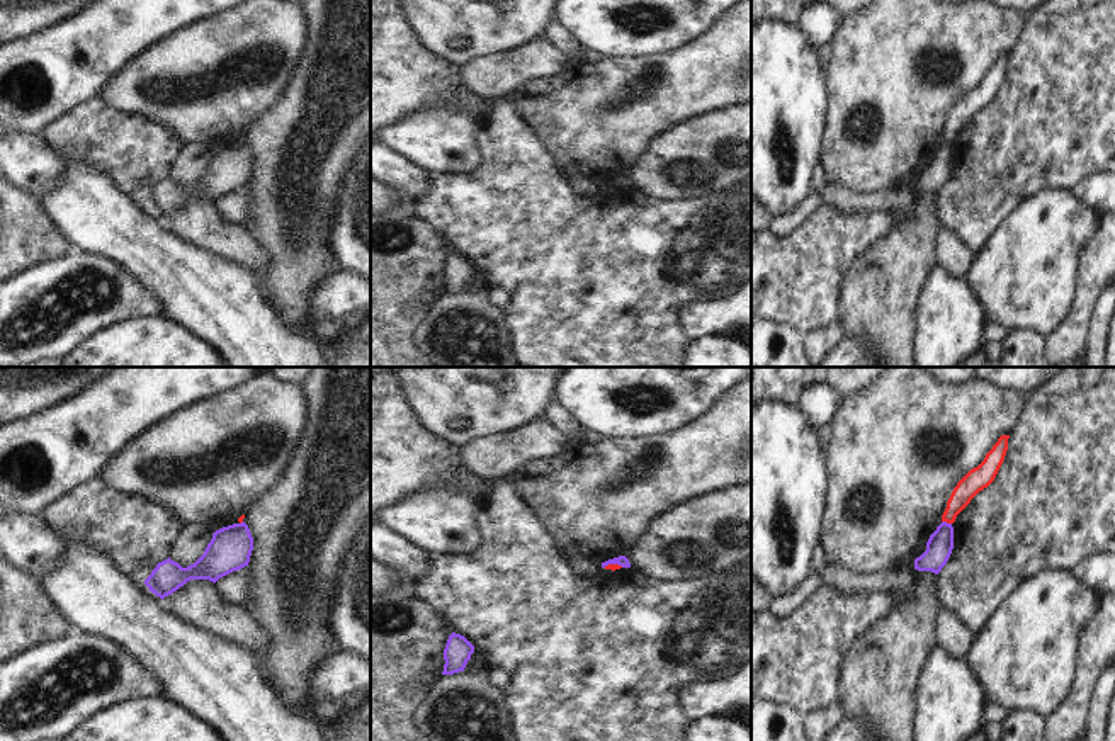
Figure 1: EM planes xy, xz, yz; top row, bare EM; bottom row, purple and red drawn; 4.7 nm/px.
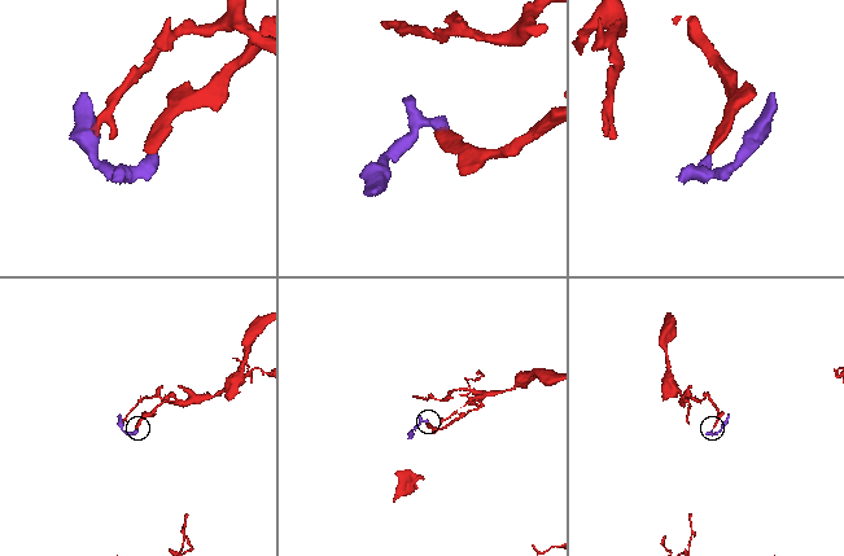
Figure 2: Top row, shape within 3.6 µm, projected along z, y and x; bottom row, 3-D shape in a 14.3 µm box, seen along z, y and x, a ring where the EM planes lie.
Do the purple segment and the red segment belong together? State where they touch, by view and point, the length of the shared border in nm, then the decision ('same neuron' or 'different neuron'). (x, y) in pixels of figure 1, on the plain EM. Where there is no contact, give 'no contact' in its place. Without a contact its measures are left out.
yz (945, 141) | 50 nm | different neuron

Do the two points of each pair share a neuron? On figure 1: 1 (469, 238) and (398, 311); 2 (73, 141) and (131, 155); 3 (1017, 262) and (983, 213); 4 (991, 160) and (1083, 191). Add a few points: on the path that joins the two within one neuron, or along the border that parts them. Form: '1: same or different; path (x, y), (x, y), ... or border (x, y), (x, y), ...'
1: different; border (424, 221), (452, 250)
2: same; path (87, 141), (111, 141), (118, 145)
3: different; border (1022, 201), (973, 255)
4: different; border (1097, 172), (1073, 189)

